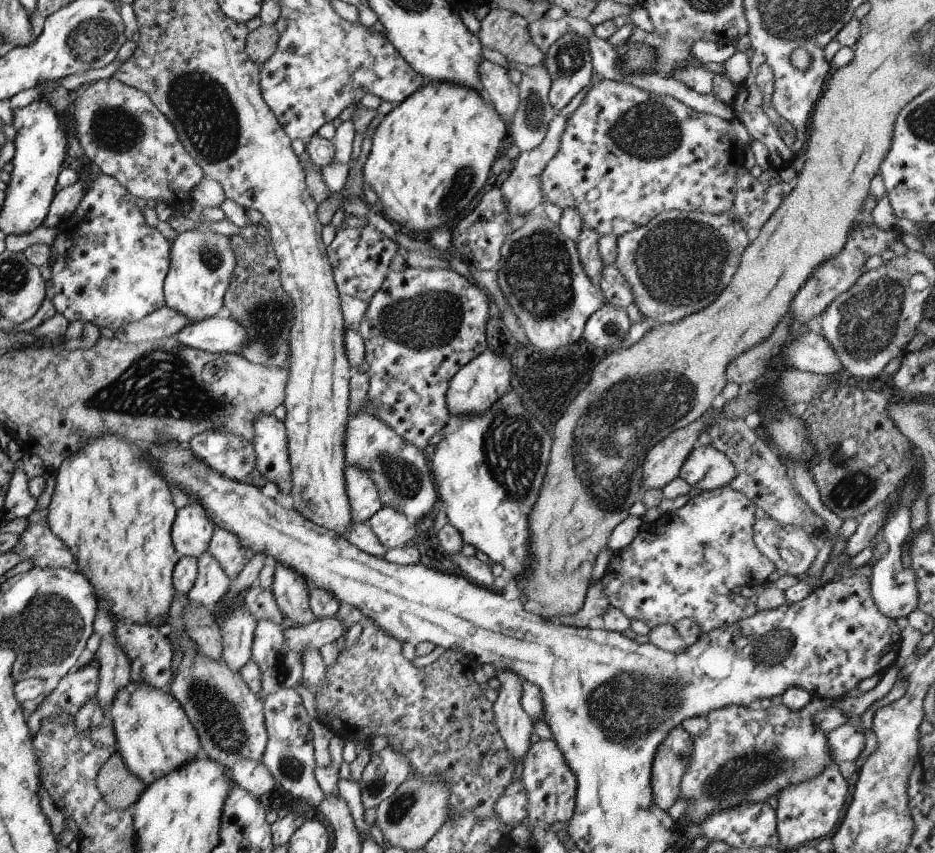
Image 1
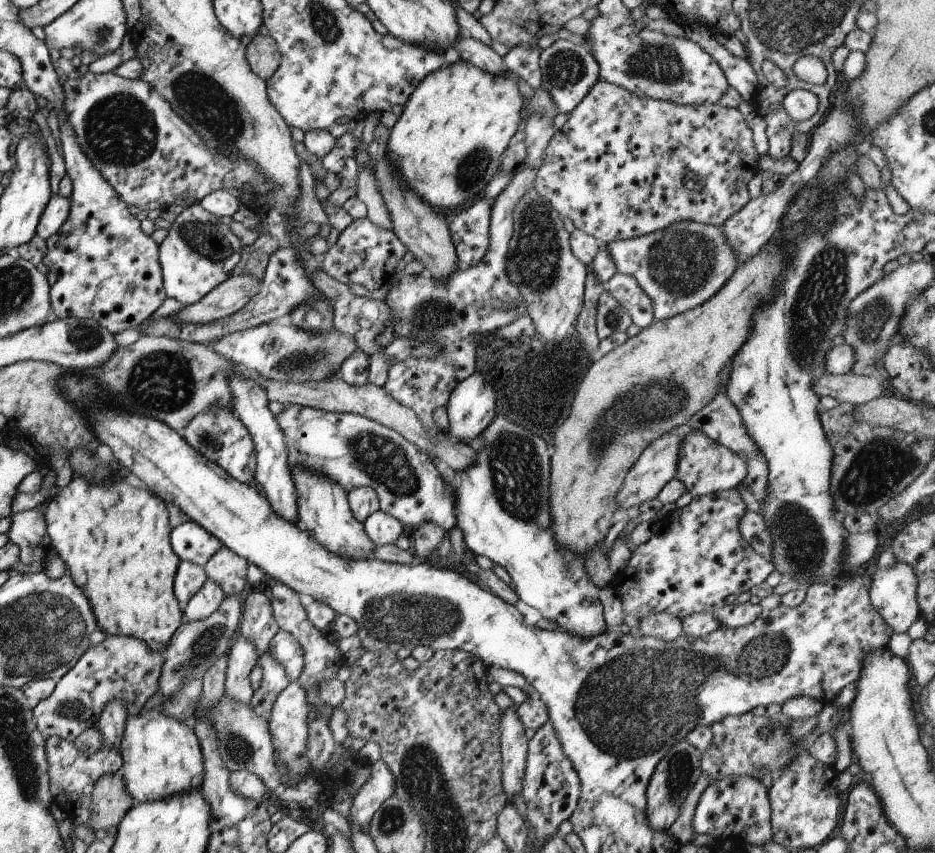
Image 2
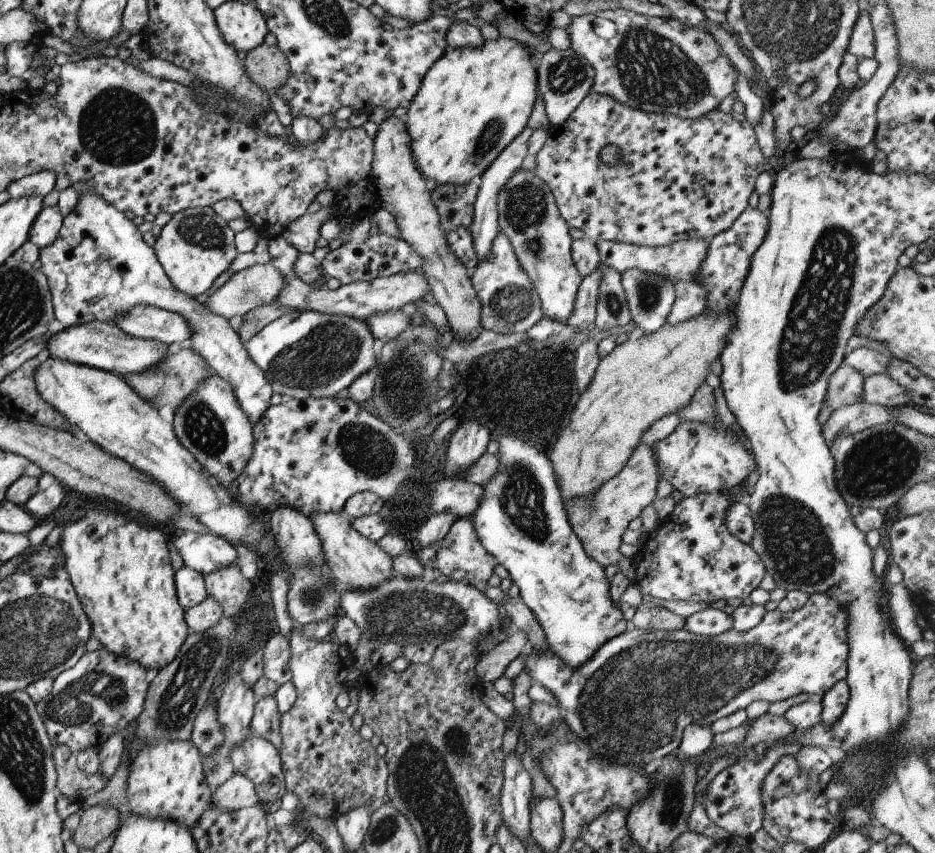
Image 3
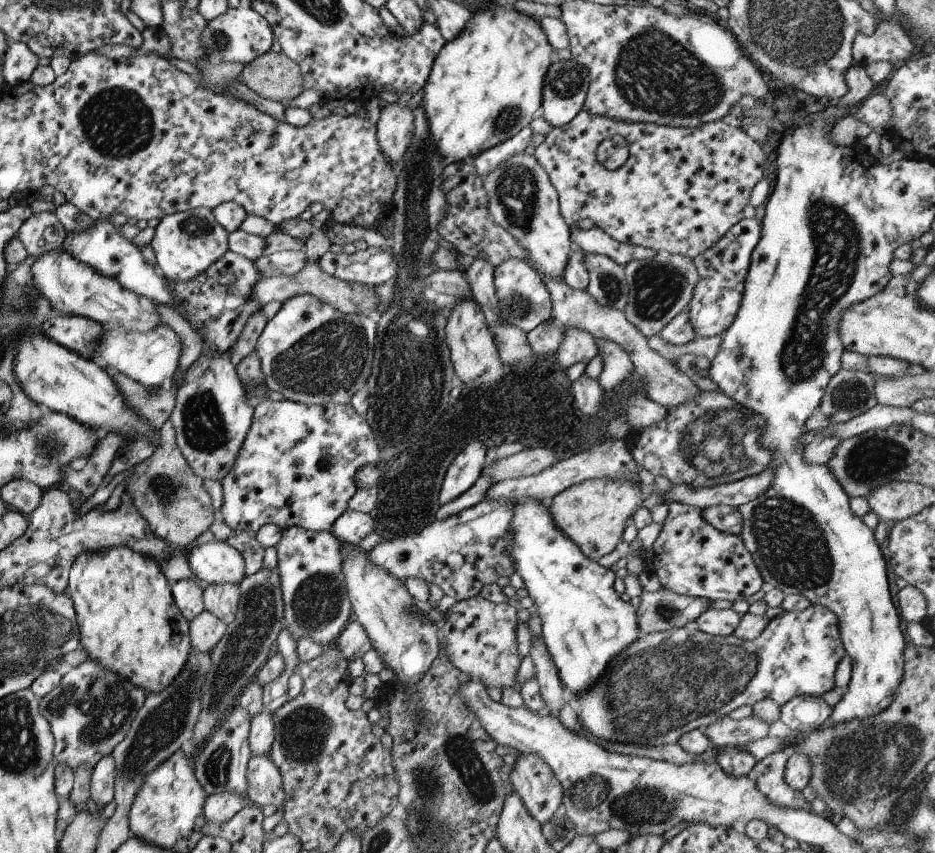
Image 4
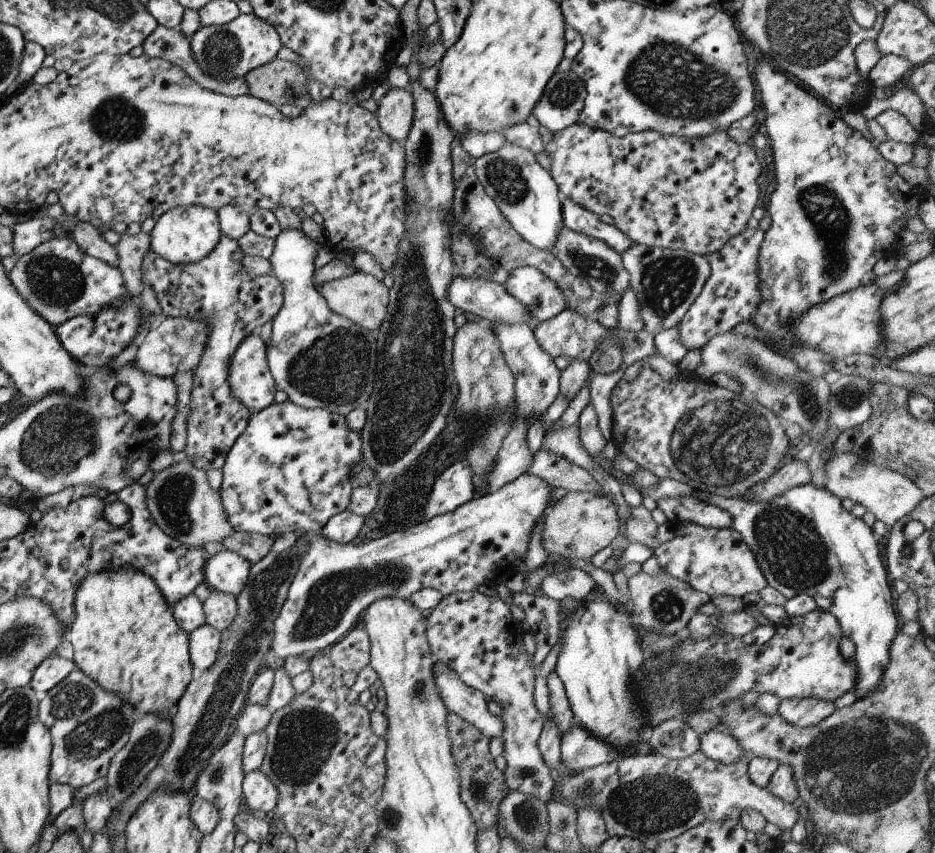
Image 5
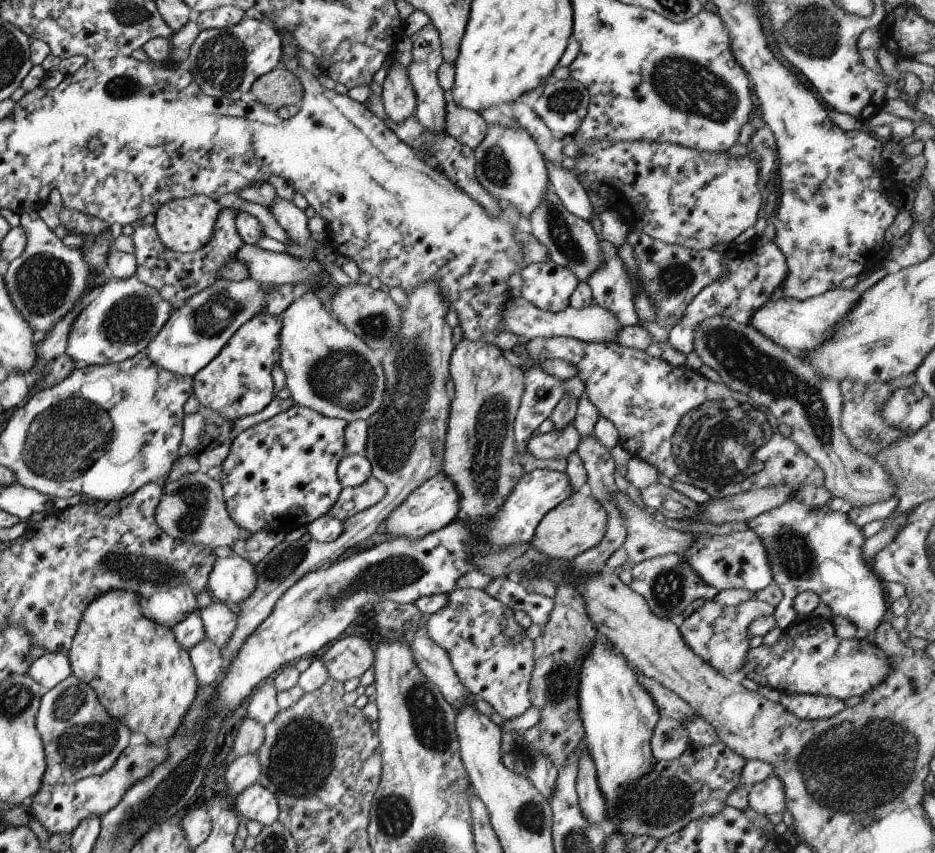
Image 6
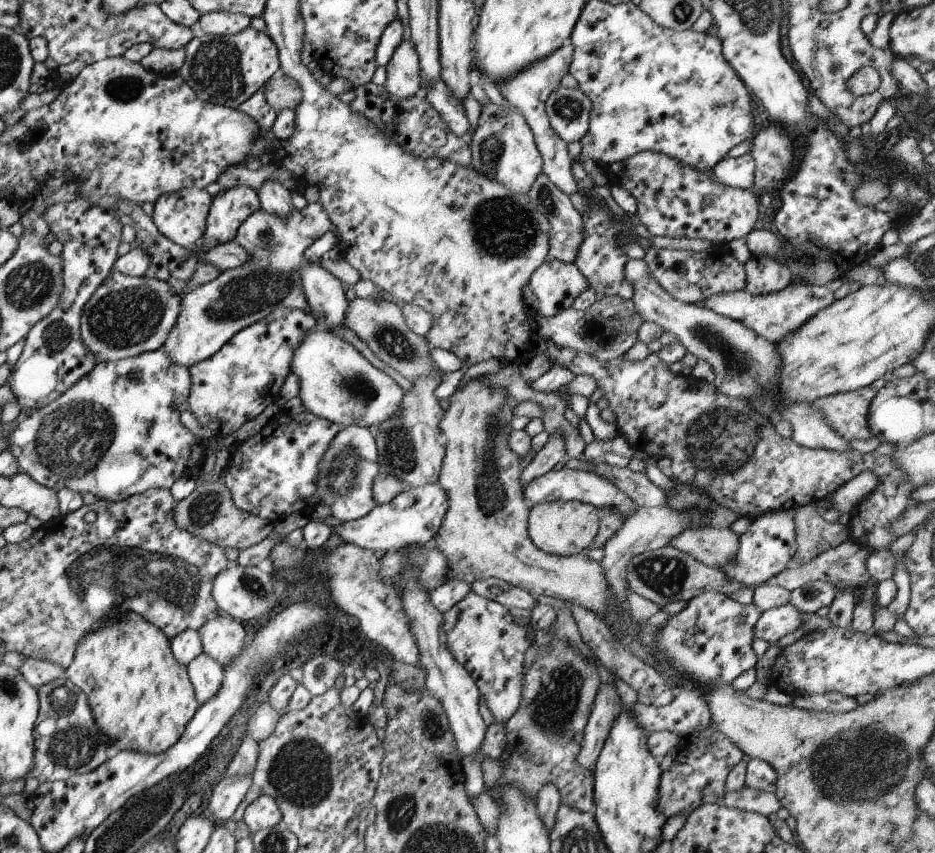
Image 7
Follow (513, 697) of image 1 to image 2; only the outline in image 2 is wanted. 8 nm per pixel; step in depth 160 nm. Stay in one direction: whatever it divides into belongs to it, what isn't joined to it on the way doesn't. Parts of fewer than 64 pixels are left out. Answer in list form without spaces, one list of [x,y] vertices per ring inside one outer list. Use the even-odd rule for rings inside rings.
[[[512,705],[501,711],[499,723],[499,742],[501,757],[501,790],[507,802],[515,794],[520,794],[524,777],[526,746],[524,726],[518,722]]]

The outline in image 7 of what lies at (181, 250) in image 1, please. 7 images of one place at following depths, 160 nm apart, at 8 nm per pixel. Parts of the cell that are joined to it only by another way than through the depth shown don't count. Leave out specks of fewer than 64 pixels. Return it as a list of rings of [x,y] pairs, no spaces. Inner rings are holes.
[[[182,188],[172,193],[161,194],[153,203],[151,220],[155,228],[165,238],[171,239],[176,245],[191,250],[199,243],[204,233],[204,226],[212,196],[205,189]]]

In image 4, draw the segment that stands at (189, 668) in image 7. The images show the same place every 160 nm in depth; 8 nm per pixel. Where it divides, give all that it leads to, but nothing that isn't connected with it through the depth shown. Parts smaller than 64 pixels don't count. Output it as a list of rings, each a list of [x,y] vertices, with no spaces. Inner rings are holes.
[[[209,611],[200,612],[188,623],[190,648],[195,653],[209,653],[225,632],[226,624]]]

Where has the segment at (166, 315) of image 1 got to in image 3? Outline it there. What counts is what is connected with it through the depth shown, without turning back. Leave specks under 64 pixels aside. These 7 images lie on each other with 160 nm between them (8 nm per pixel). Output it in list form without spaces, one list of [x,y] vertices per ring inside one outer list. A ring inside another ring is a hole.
[[[271,263],[256,264],[233,273],[208,297],[204,305],[209,312],[222,316],[225,320],[235,321],[251,309],[273,303],[285,285],[282,274]]]

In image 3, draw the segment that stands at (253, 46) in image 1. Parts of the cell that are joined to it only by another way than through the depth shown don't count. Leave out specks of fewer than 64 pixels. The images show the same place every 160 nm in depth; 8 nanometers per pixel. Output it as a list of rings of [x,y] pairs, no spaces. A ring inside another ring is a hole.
[[[261,43],[249,52],[242,61],[247,78],[266,92],[275,92],[286,82],[289,65],[277,46]]]

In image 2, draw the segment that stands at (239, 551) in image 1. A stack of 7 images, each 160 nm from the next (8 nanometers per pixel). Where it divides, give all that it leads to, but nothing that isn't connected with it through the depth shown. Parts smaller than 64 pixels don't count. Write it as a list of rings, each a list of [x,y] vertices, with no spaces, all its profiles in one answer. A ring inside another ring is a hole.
[[[221,546],[203,567],[206,578],[213,581],[225,597],[230,597],[239,595],[245,588],[247,563],[244,558]]]

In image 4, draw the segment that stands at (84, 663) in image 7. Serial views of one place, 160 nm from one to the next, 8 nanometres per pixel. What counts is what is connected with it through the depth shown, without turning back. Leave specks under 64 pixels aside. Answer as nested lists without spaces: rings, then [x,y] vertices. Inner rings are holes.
[[[119,545],[108,549],[101,549],[94,553],[81,553],[73,561],[68,572],[68,583],[66,586],[67,596],[71,599],[74,613],[76,614],[76,623],[78,626],[79,646],[87,653],[87,659],[101,665],[103,669],[115,673],[118,677],[129,681],[130,685],[141,689],[145,694],[160,693],[166,686],[169,686],[173,679],[182,671],[187,660],[187,654],[190,653],[190,638],[188,635],[188,623],[186,618],[180,613],[177,605],[174,603],[172,592],[170,591],[170,582],[165,579],[157,561],[133,552],[126,546]]]

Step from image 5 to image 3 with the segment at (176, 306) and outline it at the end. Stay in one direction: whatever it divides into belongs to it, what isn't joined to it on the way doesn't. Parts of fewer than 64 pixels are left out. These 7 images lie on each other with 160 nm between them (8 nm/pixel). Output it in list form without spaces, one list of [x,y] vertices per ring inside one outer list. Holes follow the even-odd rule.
[[[211,368],[209,372],[174,410],[172,429],[180,445],[225,489],[249,460],[254,436],[252,424],[241,410],[232,386]]]

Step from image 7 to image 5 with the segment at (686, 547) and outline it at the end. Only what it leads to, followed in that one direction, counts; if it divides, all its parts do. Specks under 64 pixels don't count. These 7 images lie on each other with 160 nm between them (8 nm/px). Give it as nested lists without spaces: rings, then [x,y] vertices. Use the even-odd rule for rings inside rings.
[[[545,451],[535,452],[528,473],[549,483],[553,489],[564,488],[566,491],[583,491],[606,496],[601,486],[585,469]],[[643,505],[629,508],[630,514],[623,524],[623,536],[629,543],[638,542],[653,550],[656,545],[659,545],[655,541],[658,525]]]

